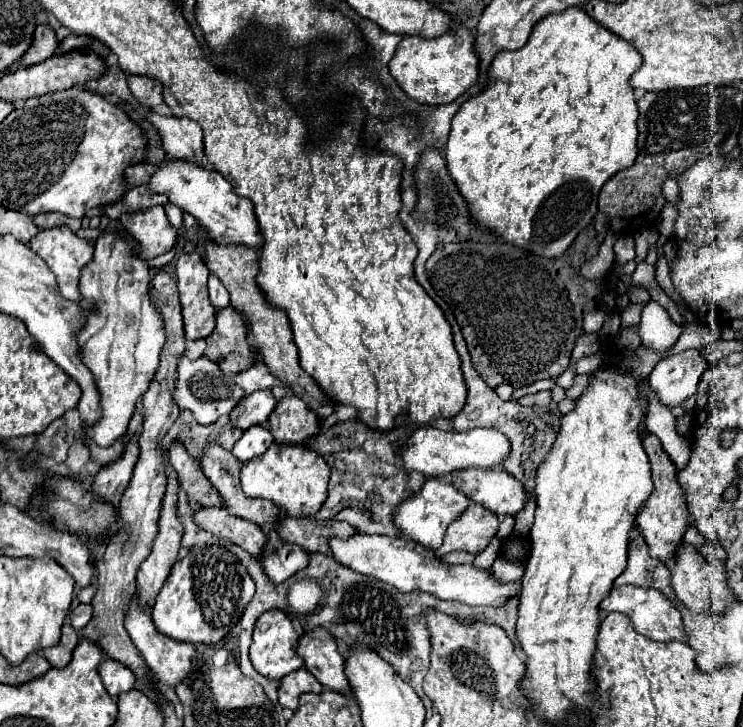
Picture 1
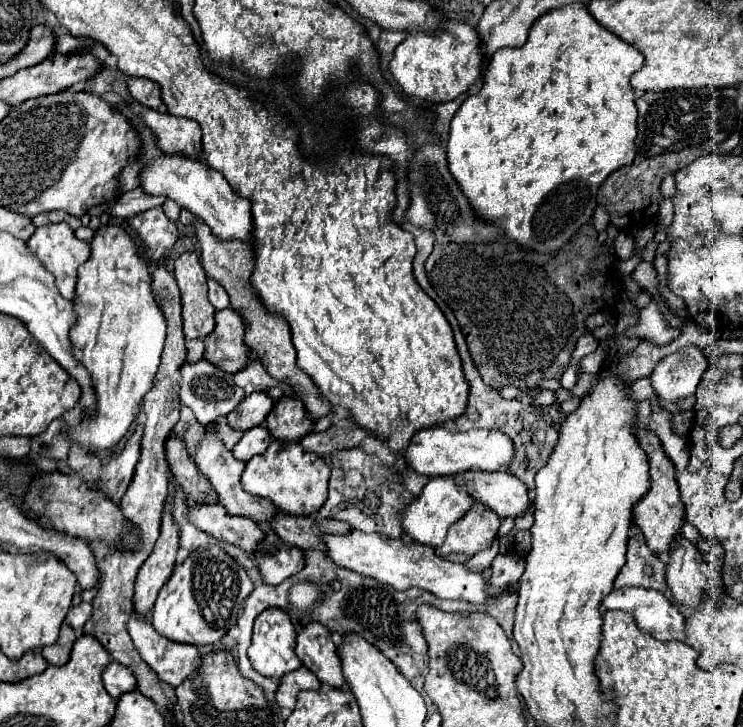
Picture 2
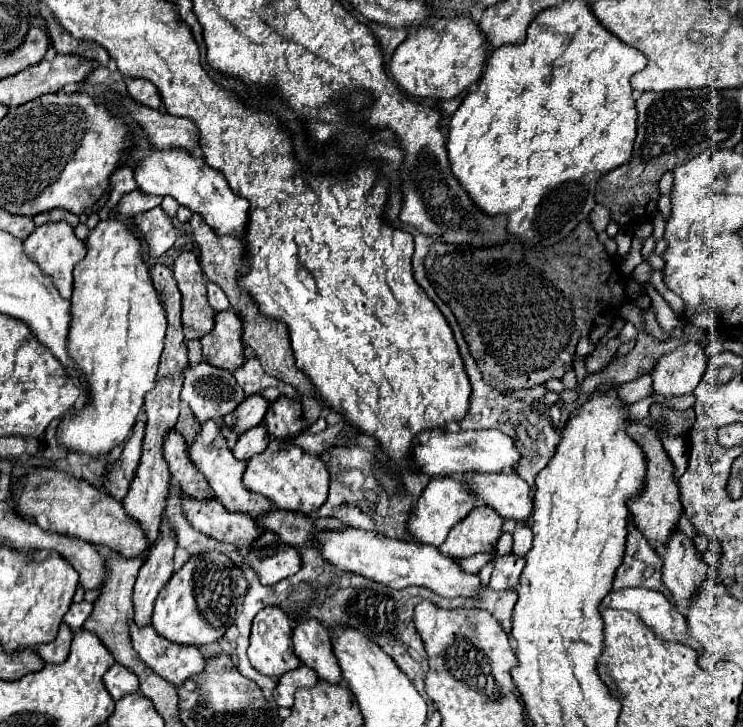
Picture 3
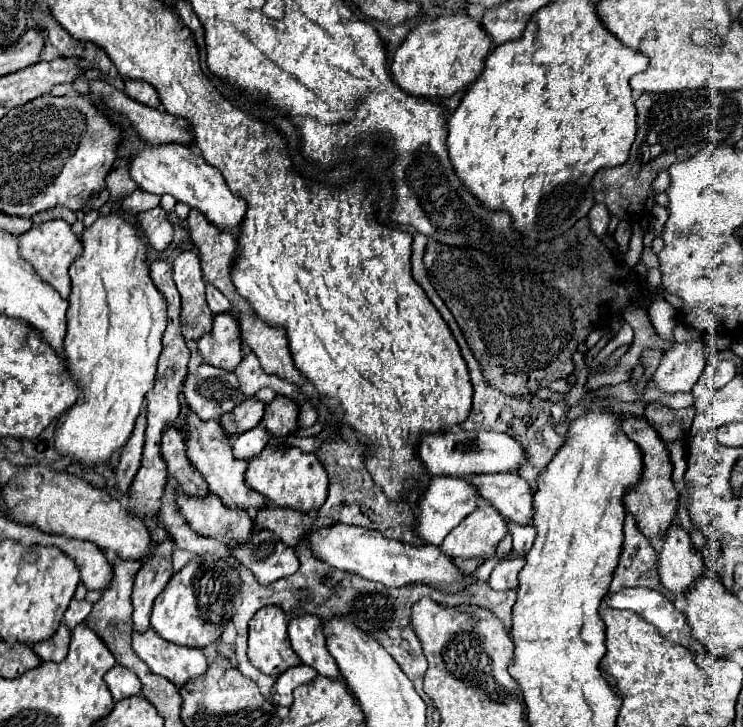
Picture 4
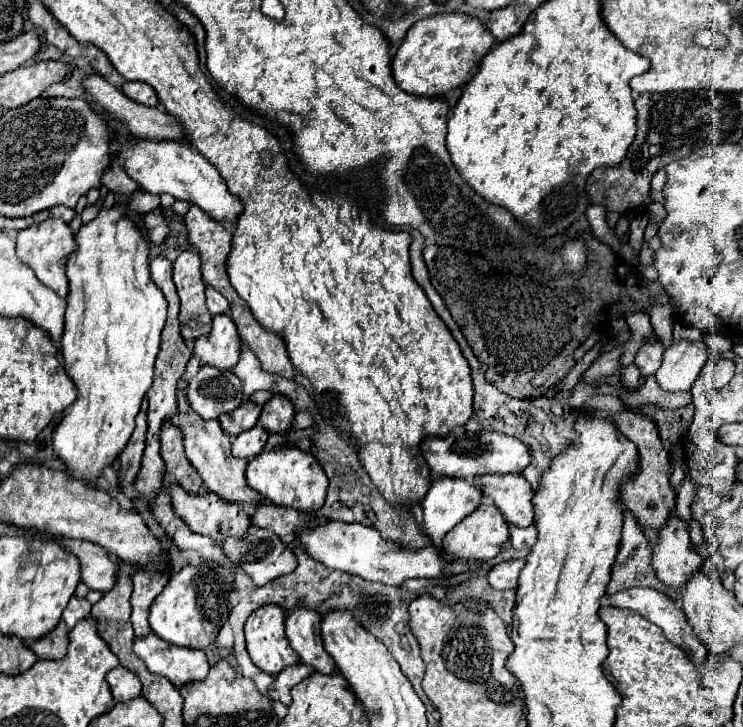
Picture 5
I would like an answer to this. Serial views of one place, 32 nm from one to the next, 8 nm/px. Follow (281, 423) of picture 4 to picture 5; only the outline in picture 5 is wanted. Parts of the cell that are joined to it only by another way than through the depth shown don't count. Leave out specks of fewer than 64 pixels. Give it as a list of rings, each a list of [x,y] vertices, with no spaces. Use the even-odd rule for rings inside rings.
[[[274,394],[262,408],[258,424],[264,426],[268,432],[286,432],[294,418],[294,408],[288,398]]]

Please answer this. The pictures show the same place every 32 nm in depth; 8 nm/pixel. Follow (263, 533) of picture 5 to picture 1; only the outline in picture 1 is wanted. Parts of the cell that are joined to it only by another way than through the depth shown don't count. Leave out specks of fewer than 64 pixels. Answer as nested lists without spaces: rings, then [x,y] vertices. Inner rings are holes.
[[[270,530],[268,542],[262,548],[260,564],[272,584],[282,584],[286,578],[300,572],[308,564],[308,552],[300,546],[282,542],[280,536],[274,530]]]

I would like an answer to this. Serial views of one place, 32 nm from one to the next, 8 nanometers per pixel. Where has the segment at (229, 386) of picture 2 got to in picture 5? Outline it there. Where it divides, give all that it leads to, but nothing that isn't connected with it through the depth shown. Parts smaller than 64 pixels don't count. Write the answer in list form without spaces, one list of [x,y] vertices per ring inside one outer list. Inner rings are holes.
[[[202,366],[200,372],[188,380],[186,394],[192,410],[206,420],[232,412],[244,402],[242,382],[234,372],[212,366]]]

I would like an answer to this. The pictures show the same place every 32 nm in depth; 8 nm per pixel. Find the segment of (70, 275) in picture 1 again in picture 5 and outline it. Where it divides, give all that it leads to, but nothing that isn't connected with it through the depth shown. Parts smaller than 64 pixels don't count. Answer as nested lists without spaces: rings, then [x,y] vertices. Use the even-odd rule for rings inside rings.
[[[48,218],[40,224],[32,224],[30,228],[24,228],[24,230],[18,230],[16,234],[16,246],[18,246],[18,258],[28,264],[36,278],[52,288],[60,298],[66,298],[68,294],[68,278],[64,274],[64,258],[74,250],[74,240],[72,240],[72,230],[70,226],[60,220],[60,218]]]

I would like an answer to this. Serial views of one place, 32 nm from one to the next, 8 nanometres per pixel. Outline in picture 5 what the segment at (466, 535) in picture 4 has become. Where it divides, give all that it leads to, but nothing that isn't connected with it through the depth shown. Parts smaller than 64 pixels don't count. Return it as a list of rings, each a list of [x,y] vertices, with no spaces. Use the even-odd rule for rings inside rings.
[[[488,502],[456,524],[442,546],[458,558],[490,560],[502,552],[508,538],[510,532],[506,520],[500,510]]]

